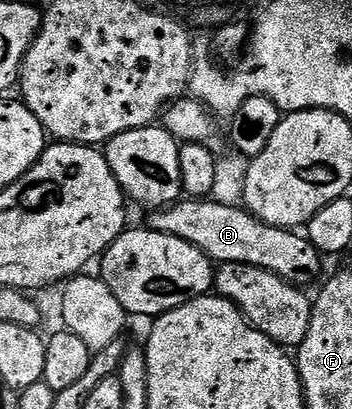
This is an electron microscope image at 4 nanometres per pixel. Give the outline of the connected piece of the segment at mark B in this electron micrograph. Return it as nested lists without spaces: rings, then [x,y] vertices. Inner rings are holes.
[[[183,198],[177,204],[151,211],[147,216],[150,217],[144,220],[145,227],[184,238],[184,242],[192,242],[192,246],[215,262],[256,266],[299,286],[312,283],[322,272],[323,253],[318,252],[305,235],[266,224],[239,205],[221,205],[211,198]]]

